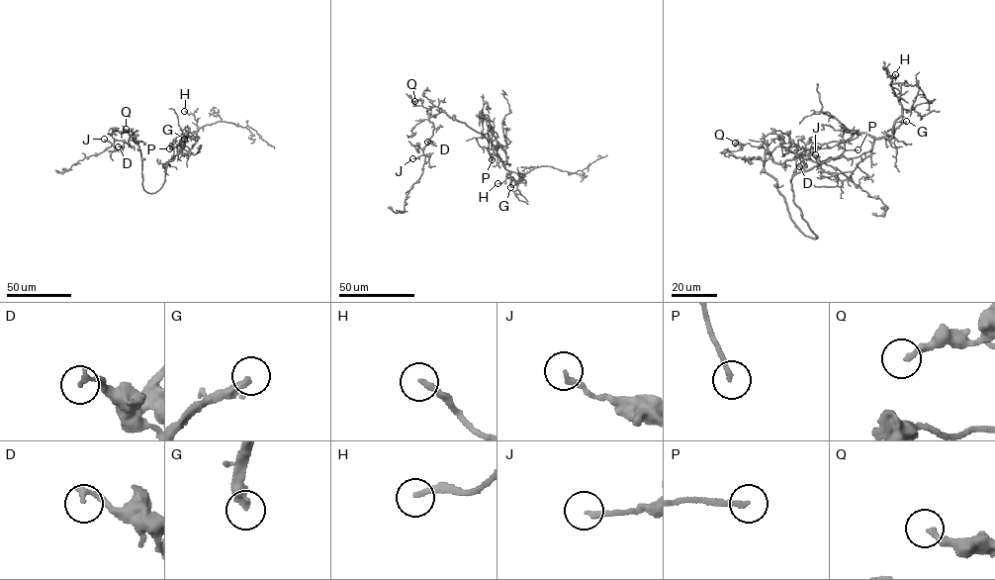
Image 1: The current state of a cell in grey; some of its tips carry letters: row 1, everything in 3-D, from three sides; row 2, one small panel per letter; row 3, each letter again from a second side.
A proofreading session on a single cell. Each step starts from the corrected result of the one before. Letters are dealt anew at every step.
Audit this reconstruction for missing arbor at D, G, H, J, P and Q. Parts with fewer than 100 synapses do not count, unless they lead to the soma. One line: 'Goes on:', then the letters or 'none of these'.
Goes on: G

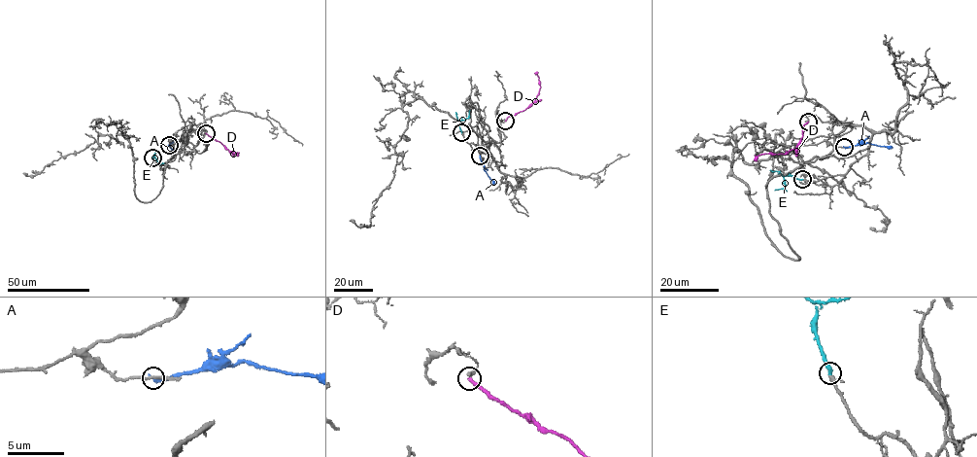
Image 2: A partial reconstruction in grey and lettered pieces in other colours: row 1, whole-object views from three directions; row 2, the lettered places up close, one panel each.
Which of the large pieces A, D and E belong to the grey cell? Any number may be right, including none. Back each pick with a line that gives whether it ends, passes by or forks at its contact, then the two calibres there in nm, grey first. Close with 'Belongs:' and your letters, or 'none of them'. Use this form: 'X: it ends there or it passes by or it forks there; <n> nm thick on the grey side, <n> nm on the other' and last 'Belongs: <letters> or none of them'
E: it ends there; 200 nm thick on the grey side, 320 nm on the other
Belongs: E

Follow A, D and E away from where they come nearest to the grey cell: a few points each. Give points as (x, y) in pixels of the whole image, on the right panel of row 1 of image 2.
A: (844, 147), (867, 143), (892, 147)
D: (808, 122), (803, 126), (802, 136), (795, 148), (784, 154), (764, 153), (756, 161)
E: (802, 179), (786, 175), (786, 188), (775, 191)

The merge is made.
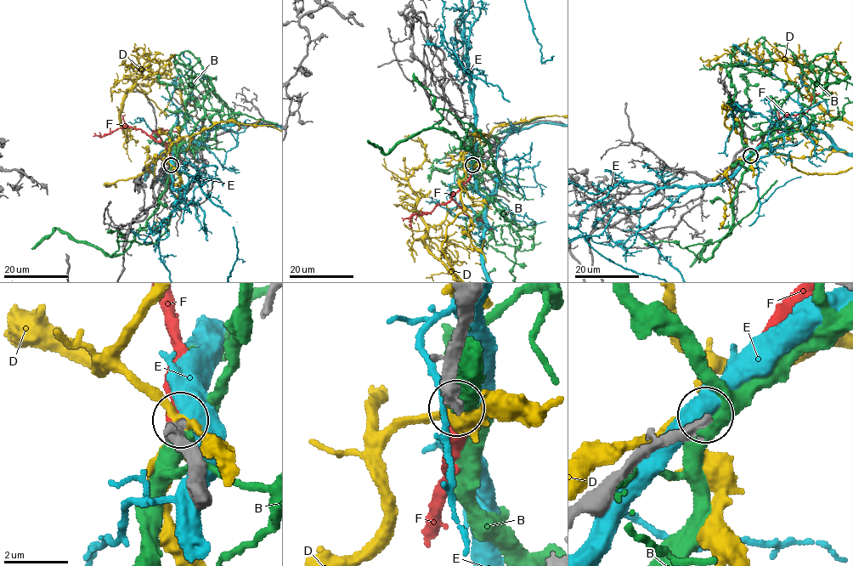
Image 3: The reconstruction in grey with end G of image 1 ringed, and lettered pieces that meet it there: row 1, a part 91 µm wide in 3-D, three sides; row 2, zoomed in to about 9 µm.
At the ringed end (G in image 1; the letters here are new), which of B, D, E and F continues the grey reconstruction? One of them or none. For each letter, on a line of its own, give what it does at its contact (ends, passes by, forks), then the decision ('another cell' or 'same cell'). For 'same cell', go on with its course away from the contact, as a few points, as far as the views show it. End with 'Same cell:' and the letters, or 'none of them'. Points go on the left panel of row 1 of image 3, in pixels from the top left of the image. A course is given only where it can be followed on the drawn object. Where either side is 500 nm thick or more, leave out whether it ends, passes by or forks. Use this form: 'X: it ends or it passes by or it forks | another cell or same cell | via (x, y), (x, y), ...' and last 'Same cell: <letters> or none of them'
B: another cell
D: it forks | another cell
E: another cell
F: it ends | same cell
Same cell: F

